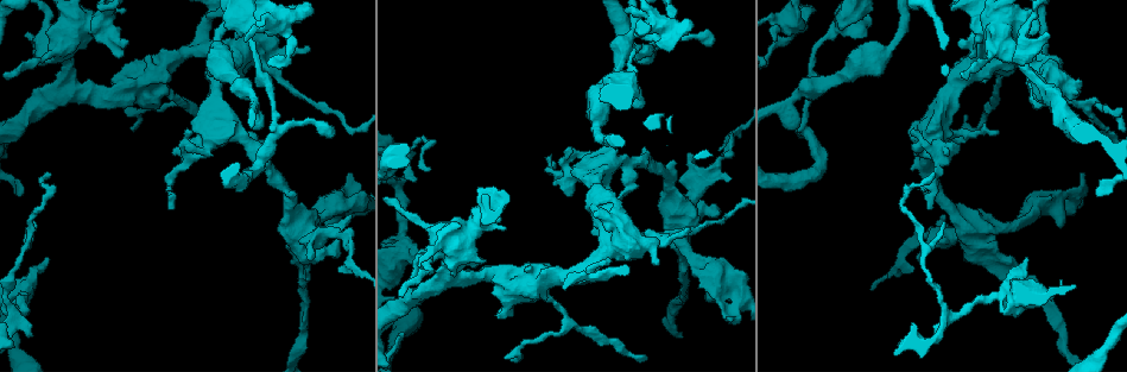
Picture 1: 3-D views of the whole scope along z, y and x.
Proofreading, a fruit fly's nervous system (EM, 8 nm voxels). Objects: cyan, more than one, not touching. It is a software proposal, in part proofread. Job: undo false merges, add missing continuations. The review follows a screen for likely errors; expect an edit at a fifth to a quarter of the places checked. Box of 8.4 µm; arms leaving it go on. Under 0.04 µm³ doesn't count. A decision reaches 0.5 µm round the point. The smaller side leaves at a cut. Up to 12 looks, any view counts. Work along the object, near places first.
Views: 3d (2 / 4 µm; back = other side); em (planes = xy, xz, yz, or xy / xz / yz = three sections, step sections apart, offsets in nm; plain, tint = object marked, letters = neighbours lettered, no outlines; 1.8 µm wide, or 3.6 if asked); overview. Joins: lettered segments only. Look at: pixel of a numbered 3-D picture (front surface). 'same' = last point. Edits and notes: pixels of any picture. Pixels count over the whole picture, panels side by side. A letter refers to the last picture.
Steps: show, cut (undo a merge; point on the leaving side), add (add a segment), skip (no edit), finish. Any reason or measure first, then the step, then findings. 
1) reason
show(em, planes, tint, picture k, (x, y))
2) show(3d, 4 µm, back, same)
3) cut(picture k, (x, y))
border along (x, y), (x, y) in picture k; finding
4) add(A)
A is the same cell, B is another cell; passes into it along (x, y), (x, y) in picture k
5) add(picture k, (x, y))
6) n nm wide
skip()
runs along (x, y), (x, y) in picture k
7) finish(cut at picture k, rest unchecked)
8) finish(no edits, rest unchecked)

free end
show(em, xy, step 4, letters, picture 1, (1024, 259))

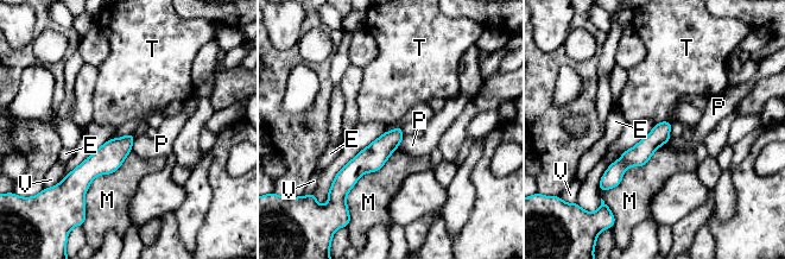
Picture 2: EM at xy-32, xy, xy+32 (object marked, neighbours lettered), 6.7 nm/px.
another direction
show(em, planes, letters, same)

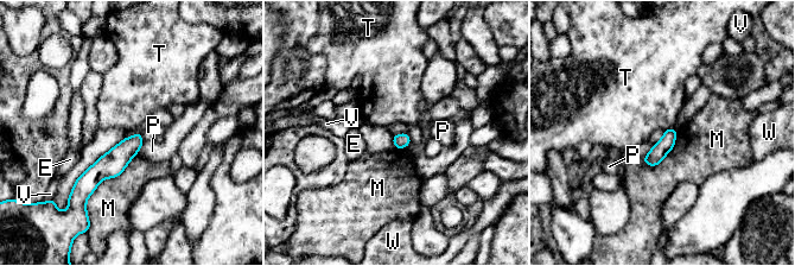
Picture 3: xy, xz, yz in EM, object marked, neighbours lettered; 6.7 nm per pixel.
skip()
E, M, P, T, V and W are other cells; border along (671, 127), (665, 131) in picture 3; none of them fits

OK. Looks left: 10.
calibre changes
show(3d, 4 µm, picture 1, (105, 25))

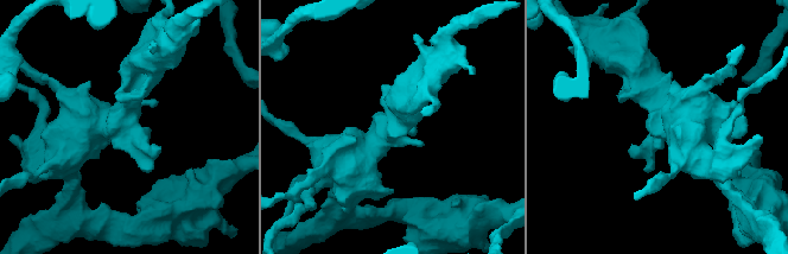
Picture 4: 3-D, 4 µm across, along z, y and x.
need the tissue
show(em, 3.6 µm, xz, step 8, tint, picture 4, (660, 122))

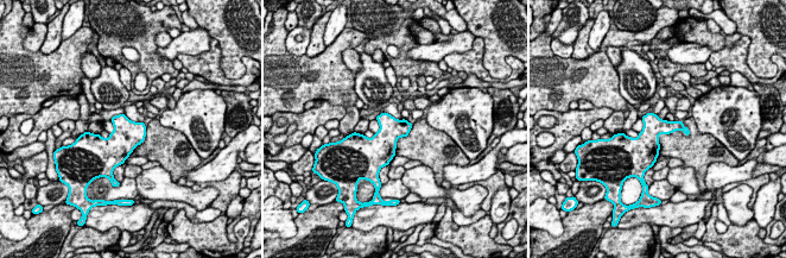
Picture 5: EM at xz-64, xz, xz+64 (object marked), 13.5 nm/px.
another direction
show(em, 3.6 µm, xy, step 4, letters, same)

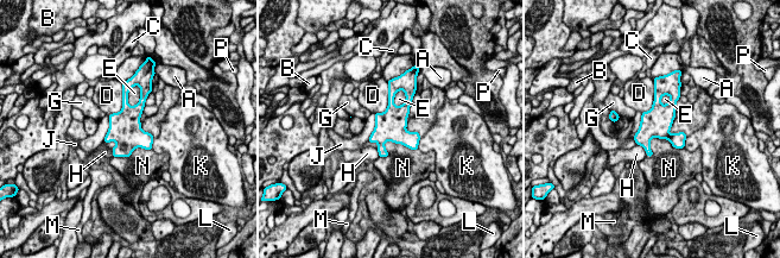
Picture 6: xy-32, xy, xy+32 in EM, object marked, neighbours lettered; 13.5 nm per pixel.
skip()
A, B, C, D, E, G, H, J, K, L, M, N and P are other cells; border along (683, 149), (652, 138), (647, 156) in picture 6; one neuron here

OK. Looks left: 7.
calibre changes
show(3d, 4 µm, back, picture 1, (615, 231))

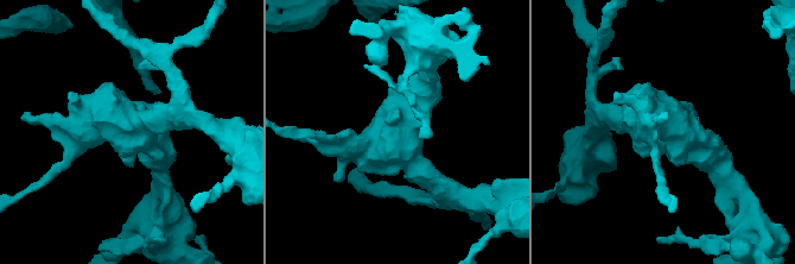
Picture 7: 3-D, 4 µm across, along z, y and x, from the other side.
show(em, 3.6 µm, planes, letters, picture 7, (400, 132))

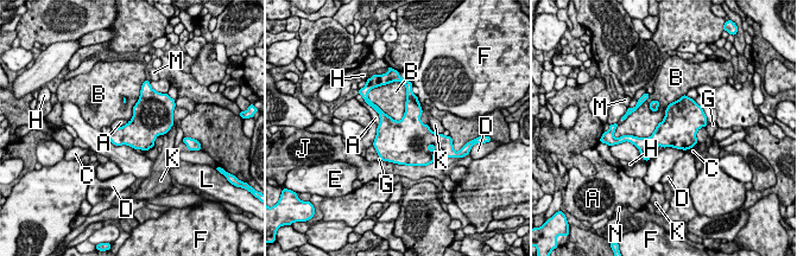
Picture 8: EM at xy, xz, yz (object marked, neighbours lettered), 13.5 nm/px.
B touches over 1000 nm
skip()
A, B, C, D, E, F, G, H, J, K, L, M and N are other cells; one neuron here

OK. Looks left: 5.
calibre changes
show(em, xy, step 16, letters, picture 1, (282, 22))

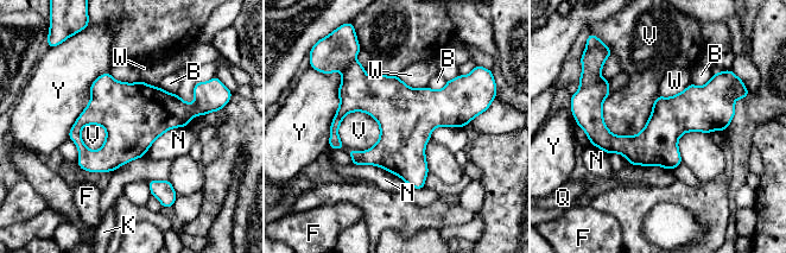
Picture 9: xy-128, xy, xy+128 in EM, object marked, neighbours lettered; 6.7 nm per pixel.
skip()
B, F, K, N, Q, V, W and Y are other cells; border along (378, 121), (349, 112), (342, 146) in picture 9; all the same neuron

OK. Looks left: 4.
an open end
show(em, xy, step 16, letters, picture 1, (731, 319))

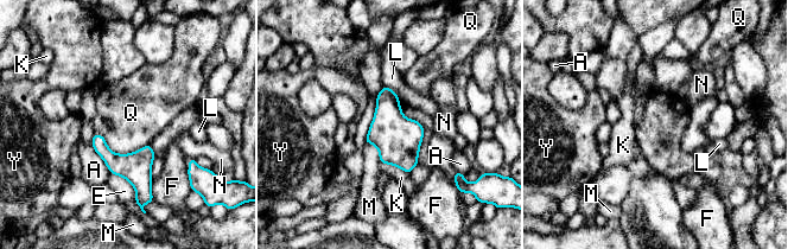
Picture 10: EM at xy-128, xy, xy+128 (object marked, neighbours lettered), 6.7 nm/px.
300 nm wide
skip()
A, E, F, K, L, M, N, Q and Y are other cells; border along (95, 132), (116, 153), (150, 145) in picture 10; none of them fits

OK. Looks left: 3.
finish(no edits, rest unchecked)

